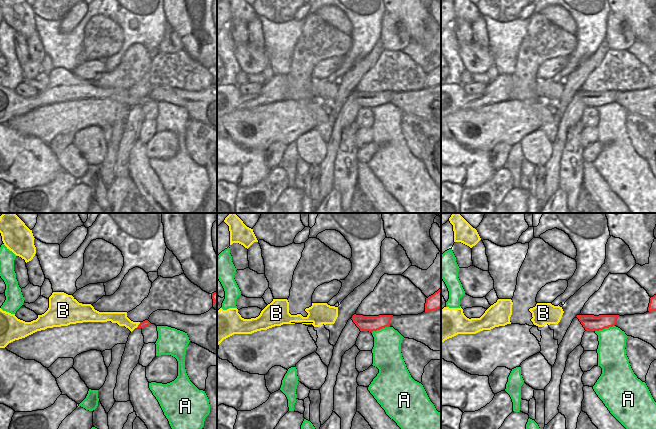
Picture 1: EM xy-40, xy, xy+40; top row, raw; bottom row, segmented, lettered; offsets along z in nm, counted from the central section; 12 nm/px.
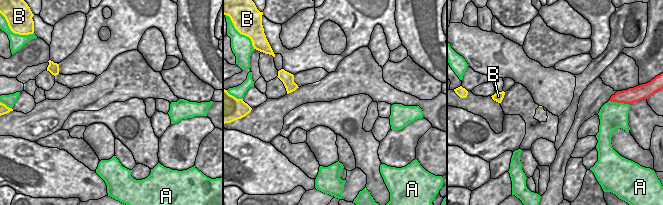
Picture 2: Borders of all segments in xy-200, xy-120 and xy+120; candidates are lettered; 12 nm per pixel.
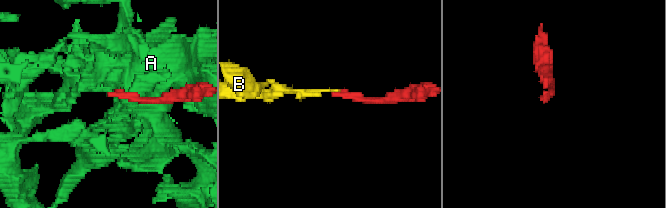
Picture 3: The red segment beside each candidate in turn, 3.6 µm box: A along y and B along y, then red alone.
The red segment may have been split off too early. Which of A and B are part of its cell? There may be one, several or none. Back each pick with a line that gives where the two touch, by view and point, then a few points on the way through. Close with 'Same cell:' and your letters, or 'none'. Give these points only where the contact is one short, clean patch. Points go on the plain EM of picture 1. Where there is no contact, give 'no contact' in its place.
B: contact xy-40 (138, 101); way xy-40 (145, 99), (138, 101), (130, 101), (120, 94)
Same cell: B

